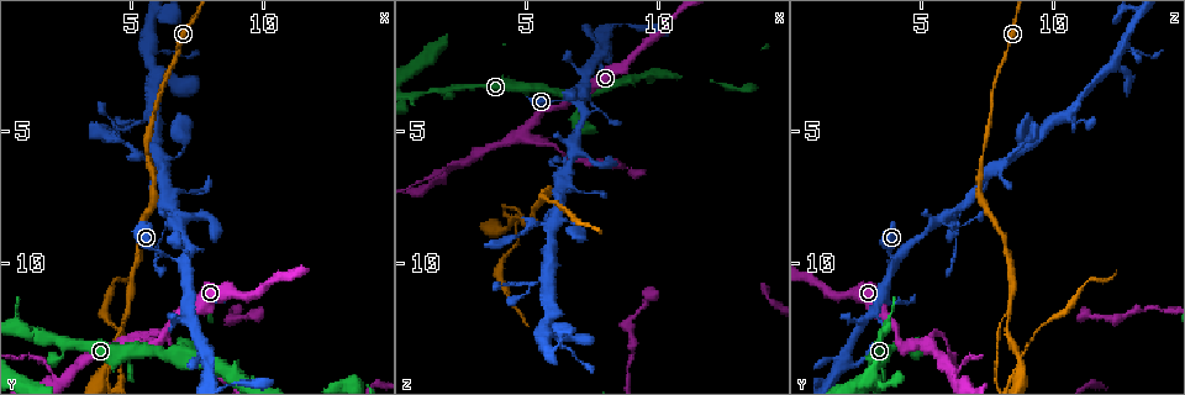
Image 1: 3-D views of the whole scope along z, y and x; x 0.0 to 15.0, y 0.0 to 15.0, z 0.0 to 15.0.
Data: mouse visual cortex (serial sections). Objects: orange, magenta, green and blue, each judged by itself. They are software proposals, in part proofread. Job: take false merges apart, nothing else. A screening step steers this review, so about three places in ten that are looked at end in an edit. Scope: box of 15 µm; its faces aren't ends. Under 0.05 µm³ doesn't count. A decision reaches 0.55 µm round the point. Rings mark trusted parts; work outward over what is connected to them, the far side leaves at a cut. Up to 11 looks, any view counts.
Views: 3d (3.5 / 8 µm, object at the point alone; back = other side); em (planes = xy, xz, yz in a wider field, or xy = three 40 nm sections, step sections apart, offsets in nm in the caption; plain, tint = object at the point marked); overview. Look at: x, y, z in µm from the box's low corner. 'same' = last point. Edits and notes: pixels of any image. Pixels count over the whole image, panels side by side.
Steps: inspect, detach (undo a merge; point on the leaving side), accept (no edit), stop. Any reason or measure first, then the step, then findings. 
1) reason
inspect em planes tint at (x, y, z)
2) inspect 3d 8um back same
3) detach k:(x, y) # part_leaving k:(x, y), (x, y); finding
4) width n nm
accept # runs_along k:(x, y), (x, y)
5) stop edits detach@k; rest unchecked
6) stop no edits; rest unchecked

small branch off a trunk
inspect 3d 8um back at (6.9, 10.0, 3.9)

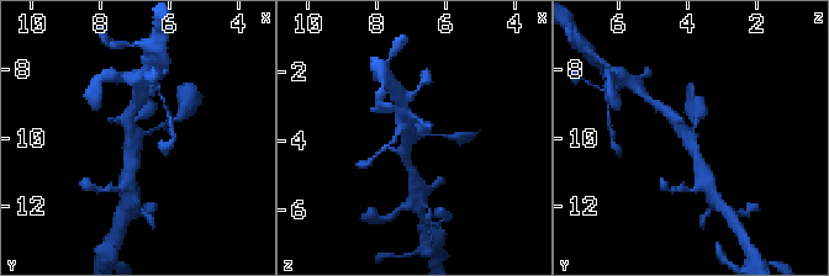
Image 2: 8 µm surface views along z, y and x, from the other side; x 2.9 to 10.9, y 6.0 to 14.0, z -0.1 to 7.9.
arms 4; arm_widths 100, 300, 350, 350 nm
inspect em xy step 3 tint at (6.8, 9.9, 3.9)

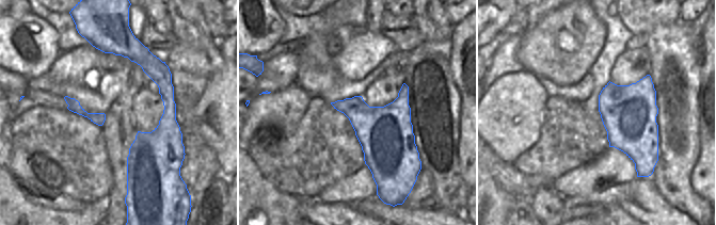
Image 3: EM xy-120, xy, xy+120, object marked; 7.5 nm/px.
accept # runs_along 2:(169, 121), (133, 134), (130, 111); all the same cell

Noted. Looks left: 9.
side arm on a straight run
inspect 3d 3.5um back at (2.5, 13.0, 3.4)

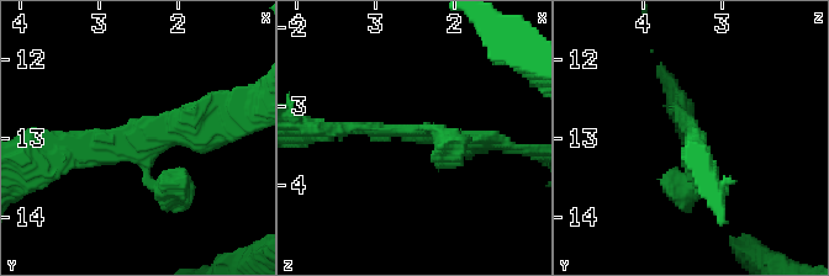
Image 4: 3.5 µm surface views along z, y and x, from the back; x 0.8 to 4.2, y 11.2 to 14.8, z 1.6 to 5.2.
arms 3; arm_widths 200, 200, 250 nm
inspect em xy step 2 tint at (2.45, 13.05, 3.35)

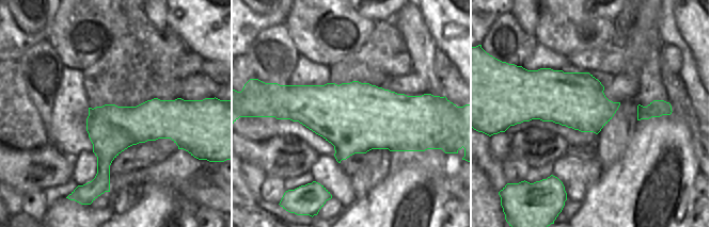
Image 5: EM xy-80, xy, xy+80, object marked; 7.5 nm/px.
accept # one cell here

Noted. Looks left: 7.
three arms meet
inspect 3d 3.5um at (4.8, 13.1, 5.0)

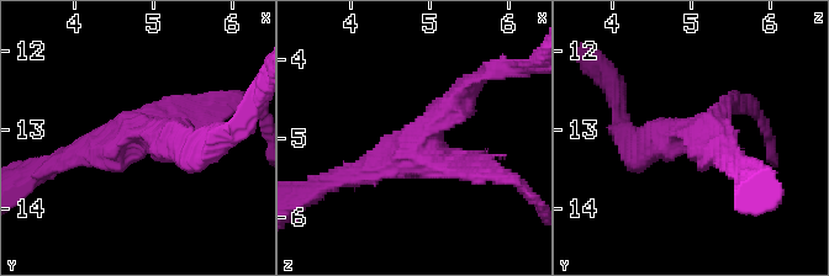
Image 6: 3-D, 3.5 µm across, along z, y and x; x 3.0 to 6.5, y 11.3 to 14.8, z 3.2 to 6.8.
arms 3; arm_widths 200, 300, 400 nm; shape alone is not enough
inspect em xy step 1 tint at (4.85, 13.05, 5.10)

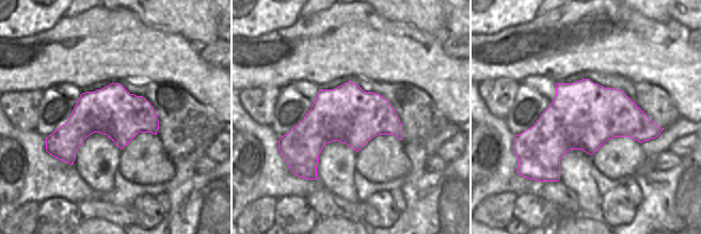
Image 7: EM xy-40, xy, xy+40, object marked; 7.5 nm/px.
cut it another way
inspect em planes tint same

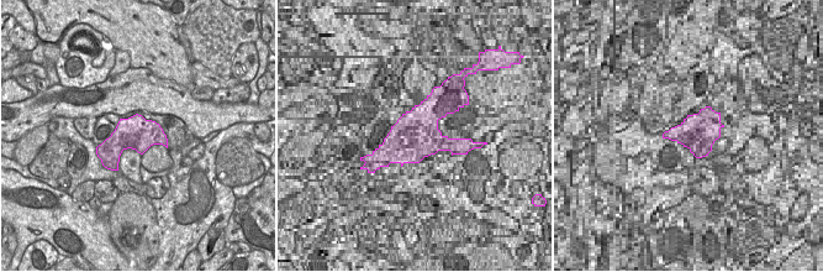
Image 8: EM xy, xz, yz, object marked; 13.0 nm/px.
width 440 nm
accept # runs_along 6:(473, 85), (408, 155), (352, 178); one cell here

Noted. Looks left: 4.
two arms at a narrow angle
inspect 3d 3.5um at (4.9, 11.9, 8.2)

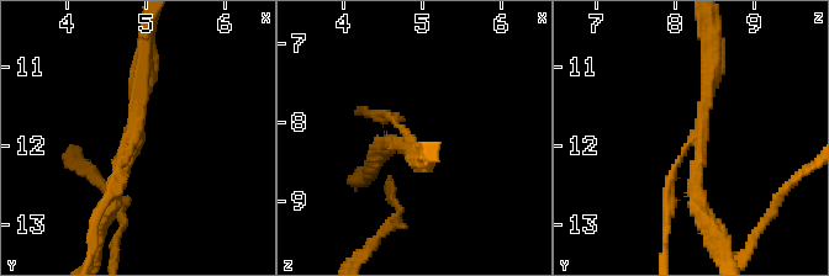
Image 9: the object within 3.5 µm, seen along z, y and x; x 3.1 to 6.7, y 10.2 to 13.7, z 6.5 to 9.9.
inspect em planes tint at (4.80, 11.95, 8.30)

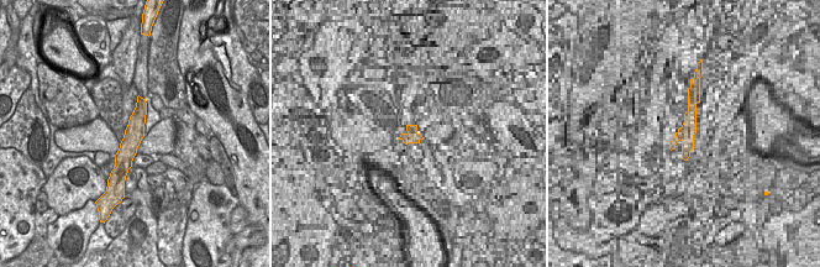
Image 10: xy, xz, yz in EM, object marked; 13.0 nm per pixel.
cut it another way
inspect em xy step 3 tint same

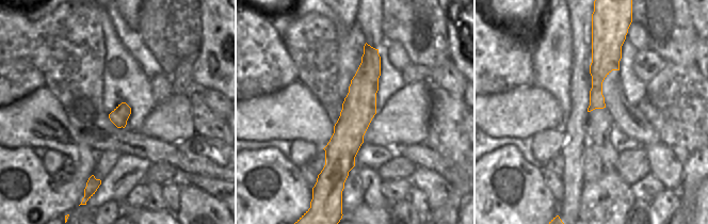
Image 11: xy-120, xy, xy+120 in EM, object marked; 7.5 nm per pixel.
width 260 nm
detach 9:(670, 182) # part_leaving 9:(686, 152), (666, 196), (664, 258); a second cell is stuck on

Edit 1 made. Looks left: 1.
stop edits detach@9; rest unchecked

